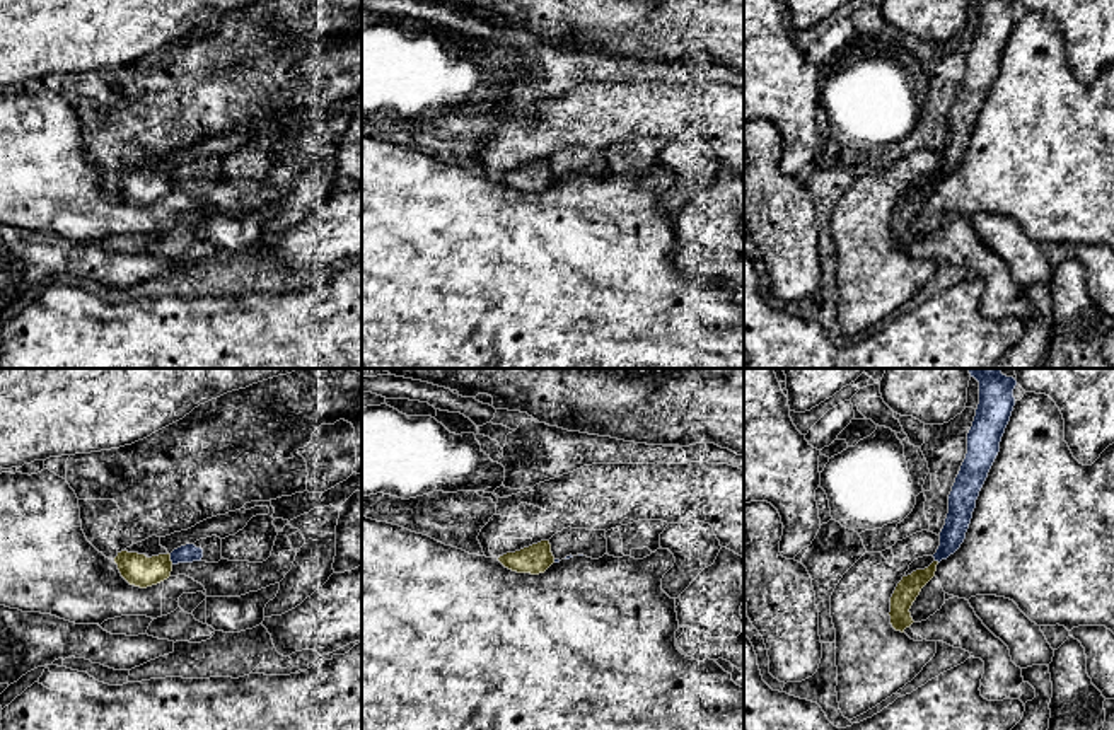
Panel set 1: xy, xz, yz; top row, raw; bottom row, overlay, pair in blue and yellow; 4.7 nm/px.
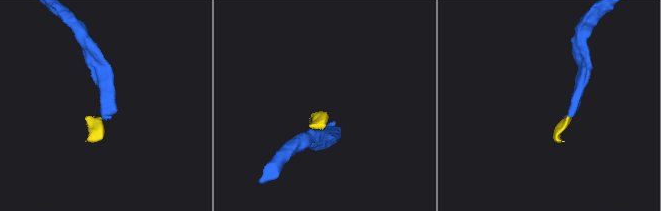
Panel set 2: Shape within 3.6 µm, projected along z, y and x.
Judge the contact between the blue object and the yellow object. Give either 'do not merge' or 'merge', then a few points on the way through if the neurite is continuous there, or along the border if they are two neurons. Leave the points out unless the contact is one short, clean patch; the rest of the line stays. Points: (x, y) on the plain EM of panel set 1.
do not merge; border along xy (169, 173), (173, 181)

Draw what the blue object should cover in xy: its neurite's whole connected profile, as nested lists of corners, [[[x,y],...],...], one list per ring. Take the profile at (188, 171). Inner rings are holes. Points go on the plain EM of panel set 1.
[[[217,154],[200,157],[194,162],[186,162],[171,171],[172,182],[206,179],[218,181],[222,177],[222,157]]]

